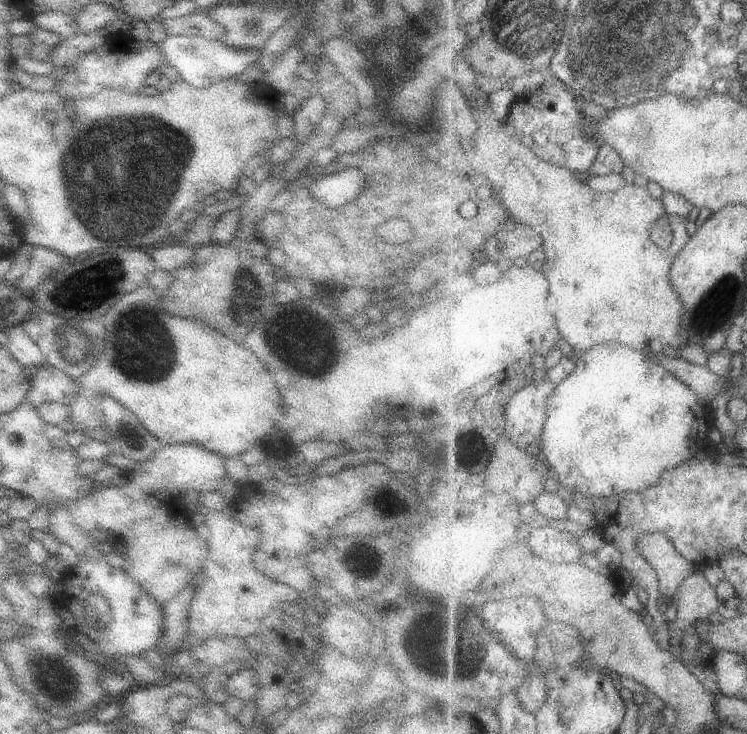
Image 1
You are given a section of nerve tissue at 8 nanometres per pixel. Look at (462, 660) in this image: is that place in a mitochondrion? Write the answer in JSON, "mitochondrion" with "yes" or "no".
{"mitochondrion":"yes"}

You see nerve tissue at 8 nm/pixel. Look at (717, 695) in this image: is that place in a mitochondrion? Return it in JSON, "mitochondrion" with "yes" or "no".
{"mitochondrion":"no"}

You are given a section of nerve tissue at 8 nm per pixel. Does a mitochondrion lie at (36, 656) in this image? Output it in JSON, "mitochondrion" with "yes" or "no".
{"mitochondrion":"yes"}

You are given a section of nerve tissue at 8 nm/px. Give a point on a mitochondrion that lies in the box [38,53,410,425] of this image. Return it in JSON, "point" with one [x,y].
{"point":[135,167]}

